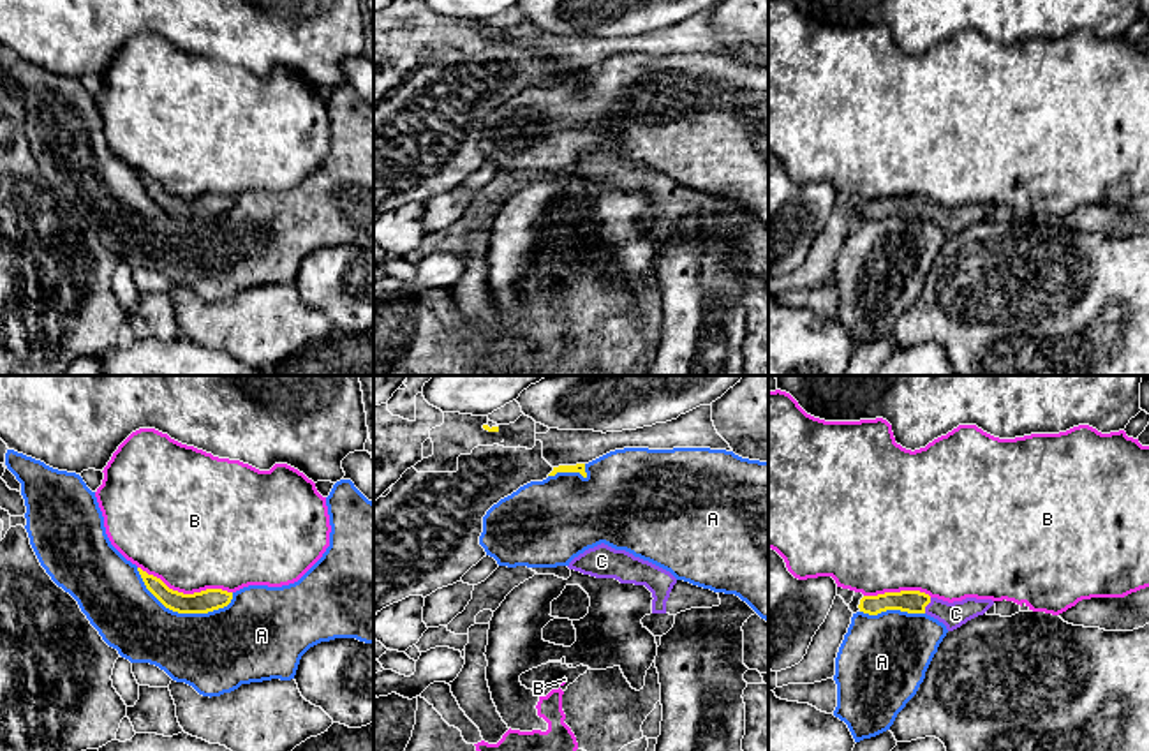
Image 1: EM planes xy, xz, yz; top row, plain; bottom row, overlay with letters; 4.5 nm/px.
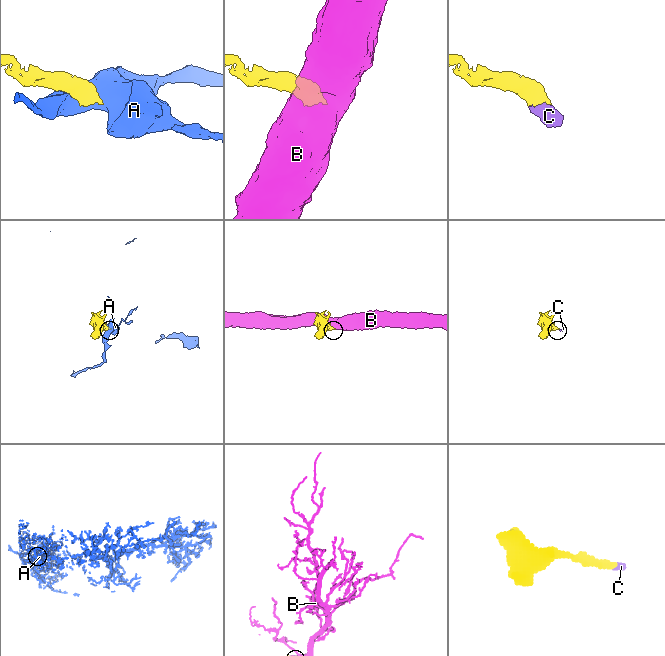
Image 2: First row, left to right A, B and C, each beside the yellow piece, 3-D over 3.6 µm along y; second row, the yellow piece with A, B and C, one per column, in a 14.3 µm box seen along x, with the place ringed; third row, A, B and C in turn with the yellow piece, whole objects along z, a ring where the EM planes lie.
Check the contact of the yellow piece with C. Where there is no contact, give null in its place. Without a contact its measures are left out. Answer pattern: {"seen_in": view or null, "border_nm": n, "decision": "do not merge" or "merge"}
{"seen_in": "yz", "border_nm": 80, "decision": "merge"}

